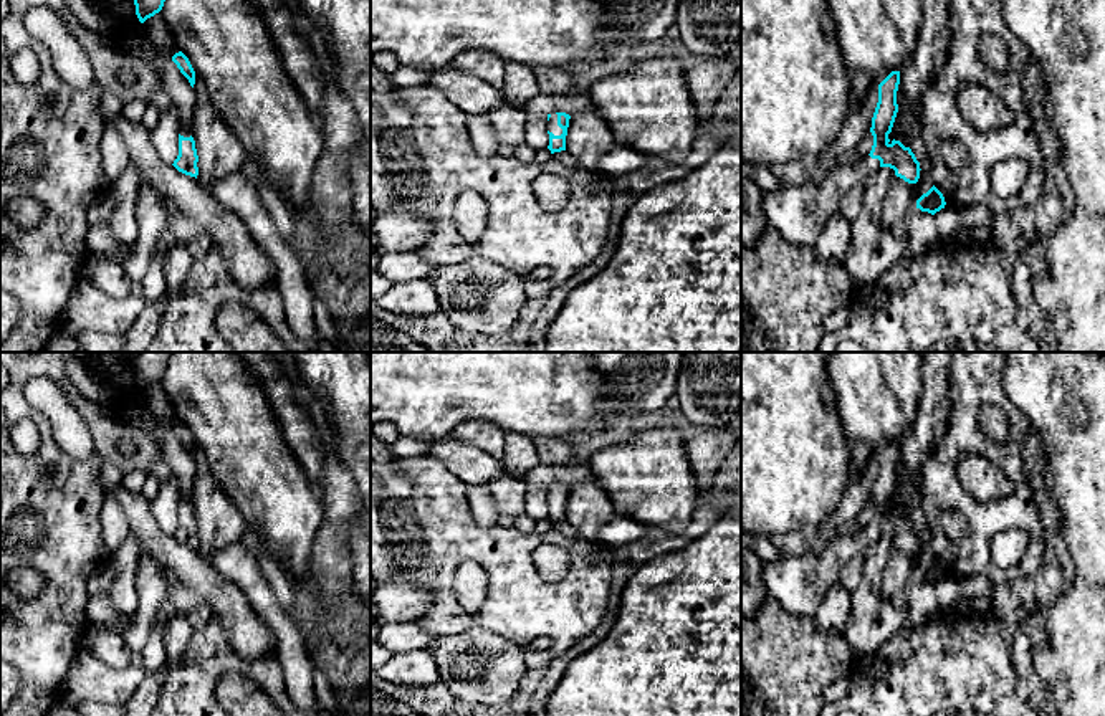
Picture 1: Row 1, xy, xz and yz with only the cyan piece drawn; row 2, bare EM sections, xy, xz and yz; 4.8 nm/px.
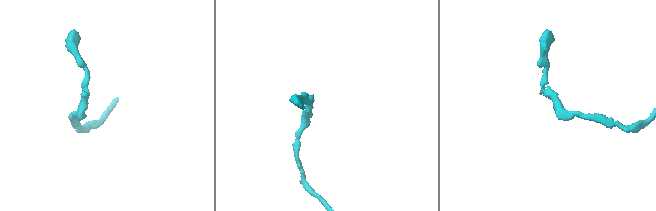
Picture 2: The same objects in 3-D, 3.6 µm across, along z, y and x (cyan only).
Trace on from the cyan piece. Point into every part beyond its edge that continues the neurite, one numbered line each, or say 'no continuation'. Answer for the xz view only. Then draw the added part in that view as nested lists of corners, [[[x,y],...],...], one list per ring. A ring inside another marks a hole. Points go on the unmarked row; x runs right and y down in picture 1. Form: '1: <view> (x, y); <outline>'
1: xz (551, 495); [[[552,483],[549,491],[546,493],[546,499],[552,503],[554,506],[561,506],[562,499],[557,496],[557,484]]]

